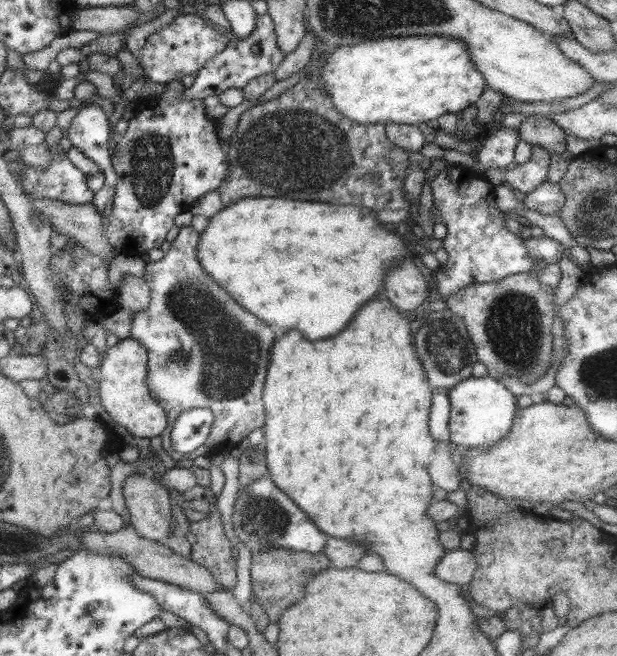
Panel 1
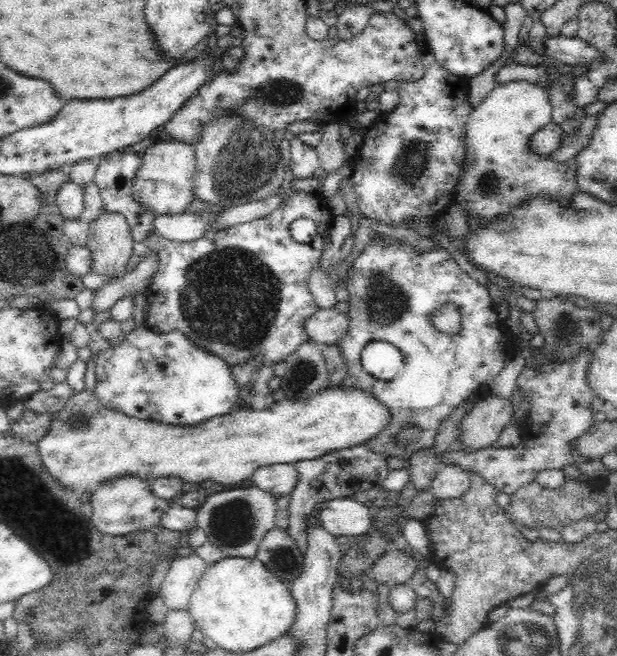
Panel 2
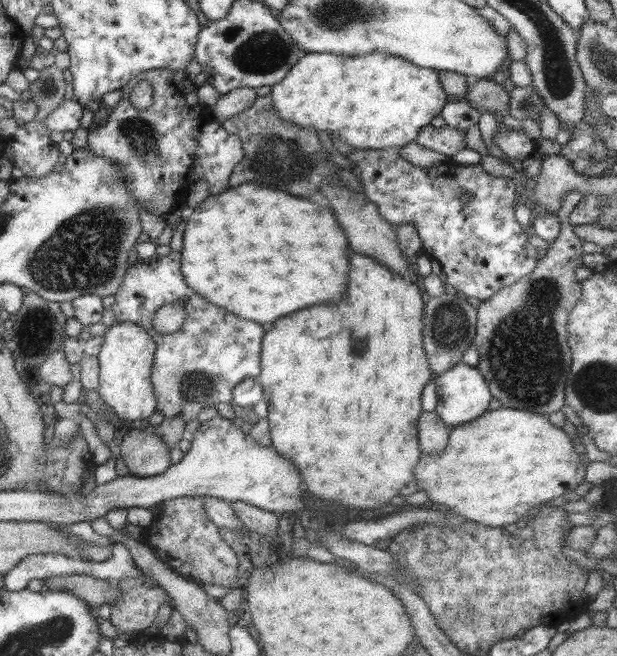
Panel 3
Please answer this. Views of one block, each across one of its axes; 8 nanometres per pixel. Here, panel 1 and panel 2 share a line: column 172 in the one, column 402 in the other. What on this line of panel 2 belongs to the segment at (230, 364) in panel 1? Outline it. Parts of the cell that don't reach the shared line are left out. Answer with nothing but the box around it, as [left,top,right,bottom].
[335,234,512,459]

